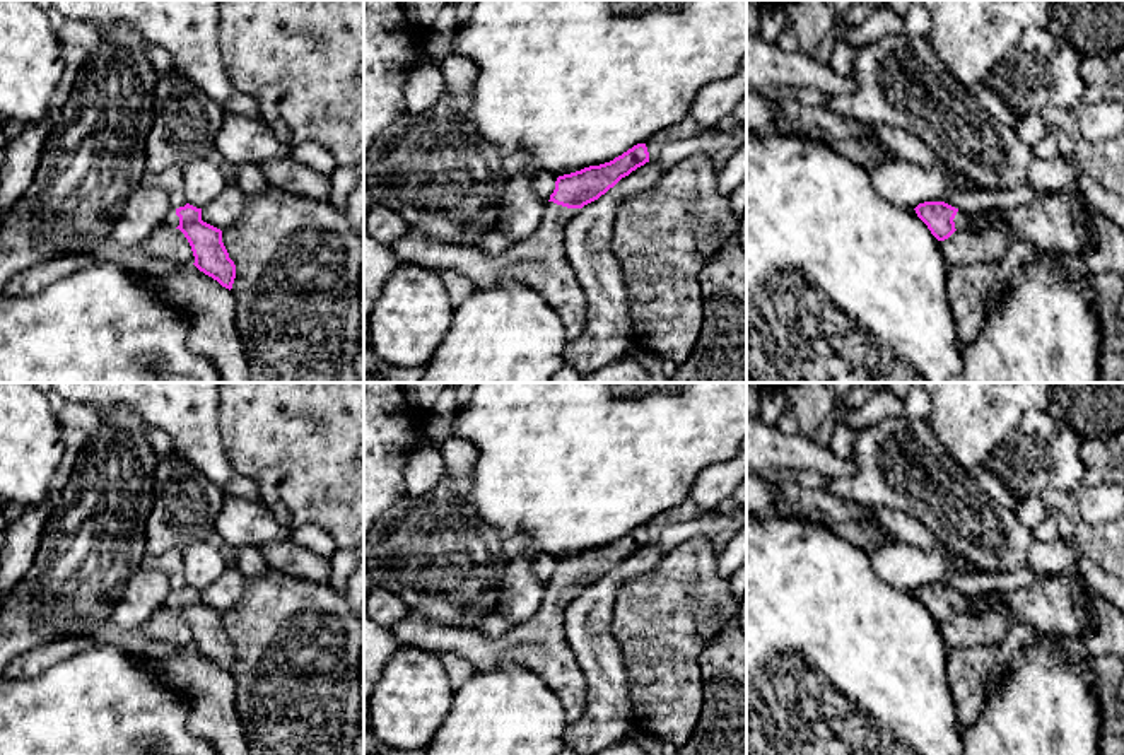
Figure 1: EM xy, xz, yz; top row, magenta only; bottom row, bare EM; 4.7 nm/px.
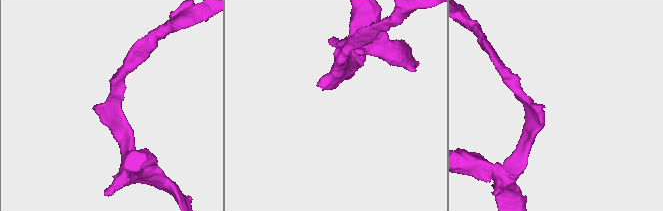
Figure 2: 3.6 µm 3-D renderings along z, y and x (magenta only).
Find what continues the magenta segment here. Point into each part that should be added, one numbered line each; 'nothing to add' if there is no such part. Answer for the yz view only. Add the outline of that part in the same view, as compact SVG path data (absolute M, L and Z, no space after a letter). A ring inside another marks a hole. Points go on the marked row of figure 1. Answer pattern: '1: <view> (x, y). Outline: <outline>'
1: yz (962, 221). Outline: M962 210L957 212L953 222L955 222L955 229L957 229L957 231L970 231L970 232L974 232L974 234L979 234L979 232L982 232L982 231L986 229L986 227L975 225L975 224L970 220L970 217L969 217L967 214L963 214Z

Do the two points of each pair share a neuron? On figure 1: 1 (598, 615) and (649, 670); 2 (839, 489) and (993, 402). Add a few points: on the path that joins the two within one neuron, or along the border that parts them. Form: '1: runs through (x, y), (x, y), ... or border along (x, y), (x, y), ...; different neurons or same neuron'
1: border along (617, 590), (610, 634), (626, 667); different neurons
2: border along (926, 419), (935, 438), (960, 465); different neurons

